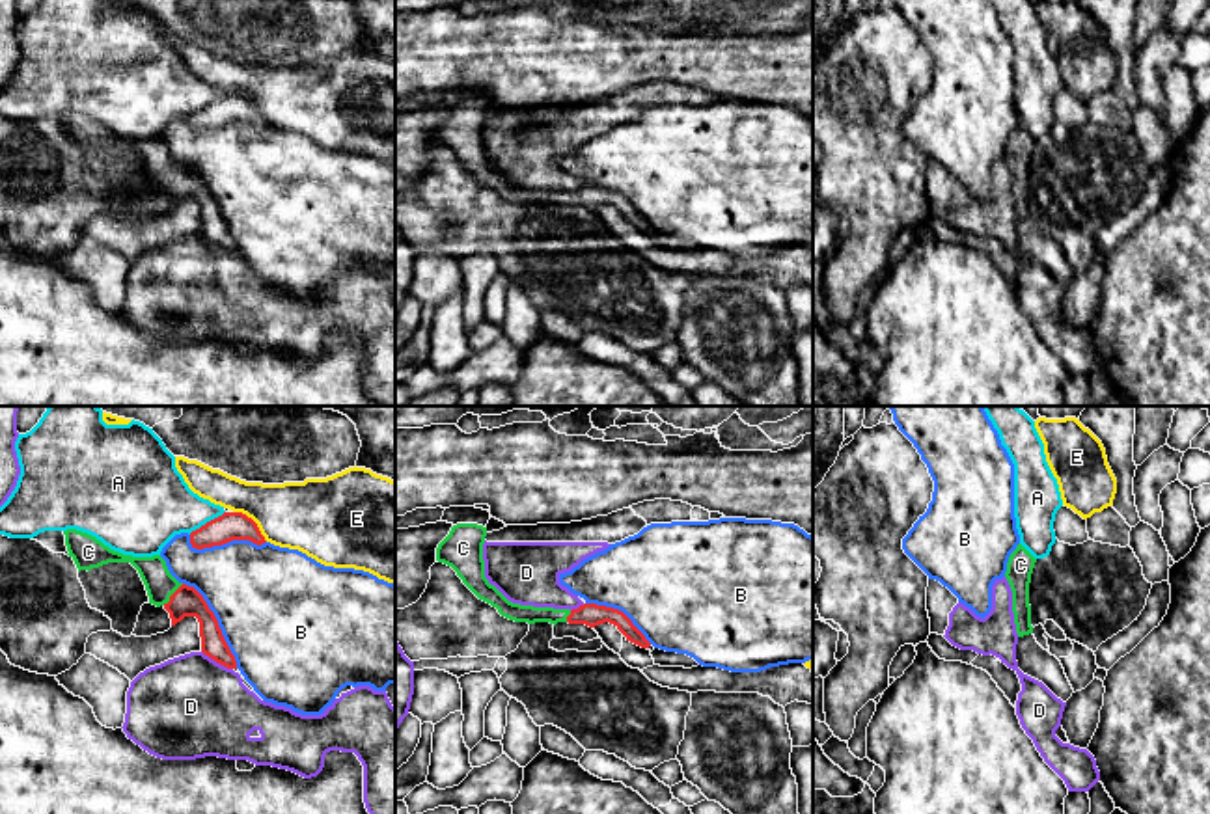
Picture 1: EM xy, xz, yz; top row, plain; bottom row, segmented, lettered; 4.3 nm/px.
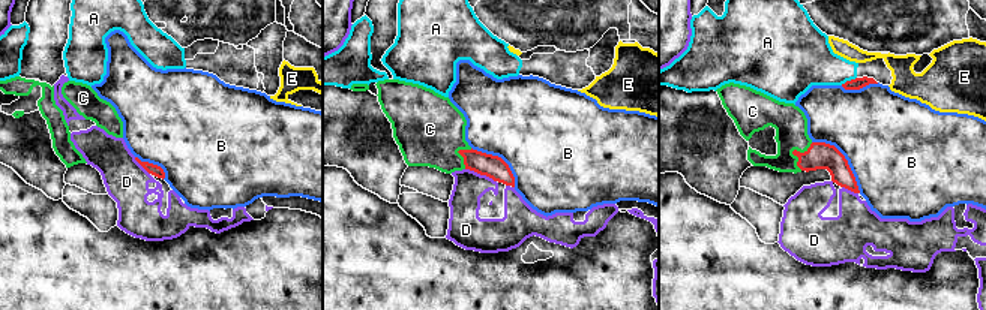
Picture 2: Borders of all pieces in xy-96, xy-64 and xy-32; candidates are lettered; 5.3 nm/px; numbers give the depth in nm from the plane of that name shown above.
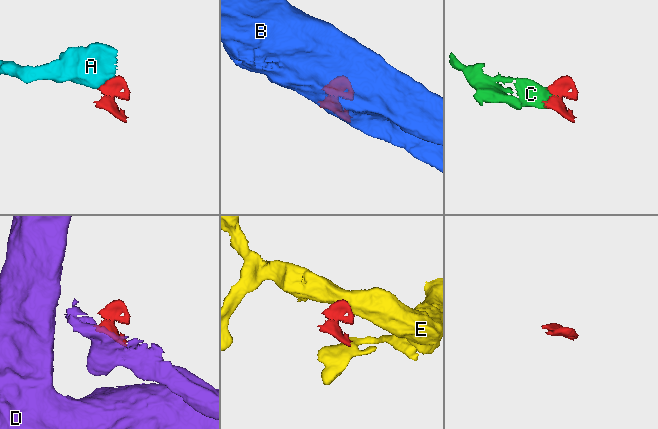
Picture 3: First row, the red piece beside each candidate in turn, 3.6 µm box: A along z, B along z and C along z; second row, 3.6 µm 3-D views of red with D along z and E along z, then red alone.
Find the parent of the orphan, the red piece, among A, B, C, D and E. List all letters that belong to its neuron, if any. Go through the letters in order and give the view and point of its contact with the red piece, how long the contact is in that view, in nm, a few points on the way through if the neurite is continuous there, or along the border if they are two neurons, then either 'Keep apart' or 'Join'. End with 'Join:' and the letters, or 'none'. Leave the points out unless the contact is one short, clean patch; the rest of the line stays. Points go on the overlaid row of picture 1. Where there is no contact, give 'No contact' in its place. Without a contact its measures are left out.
A: Touches red at xy (207, 522). Shared border 190 nm. Boundary: xy (224, 511), (189, 533). Keep apart
B: Touches red at xy (217, 623). Shared border 440 nm. Keep apart
C: Touches red at xy (172, 595). Shared border 130 nm. Path across: xy (185, 602), (172, 595), (159, 583). Join
D: Touches red at xy (217, 662). Shared border 160 nm. Keep apart
E: Touches red at xy (254, 522). Shared border 200 nm. Boundary: xy (233, 511), (245, 513), (267, 541). Keep apart
Join: C

